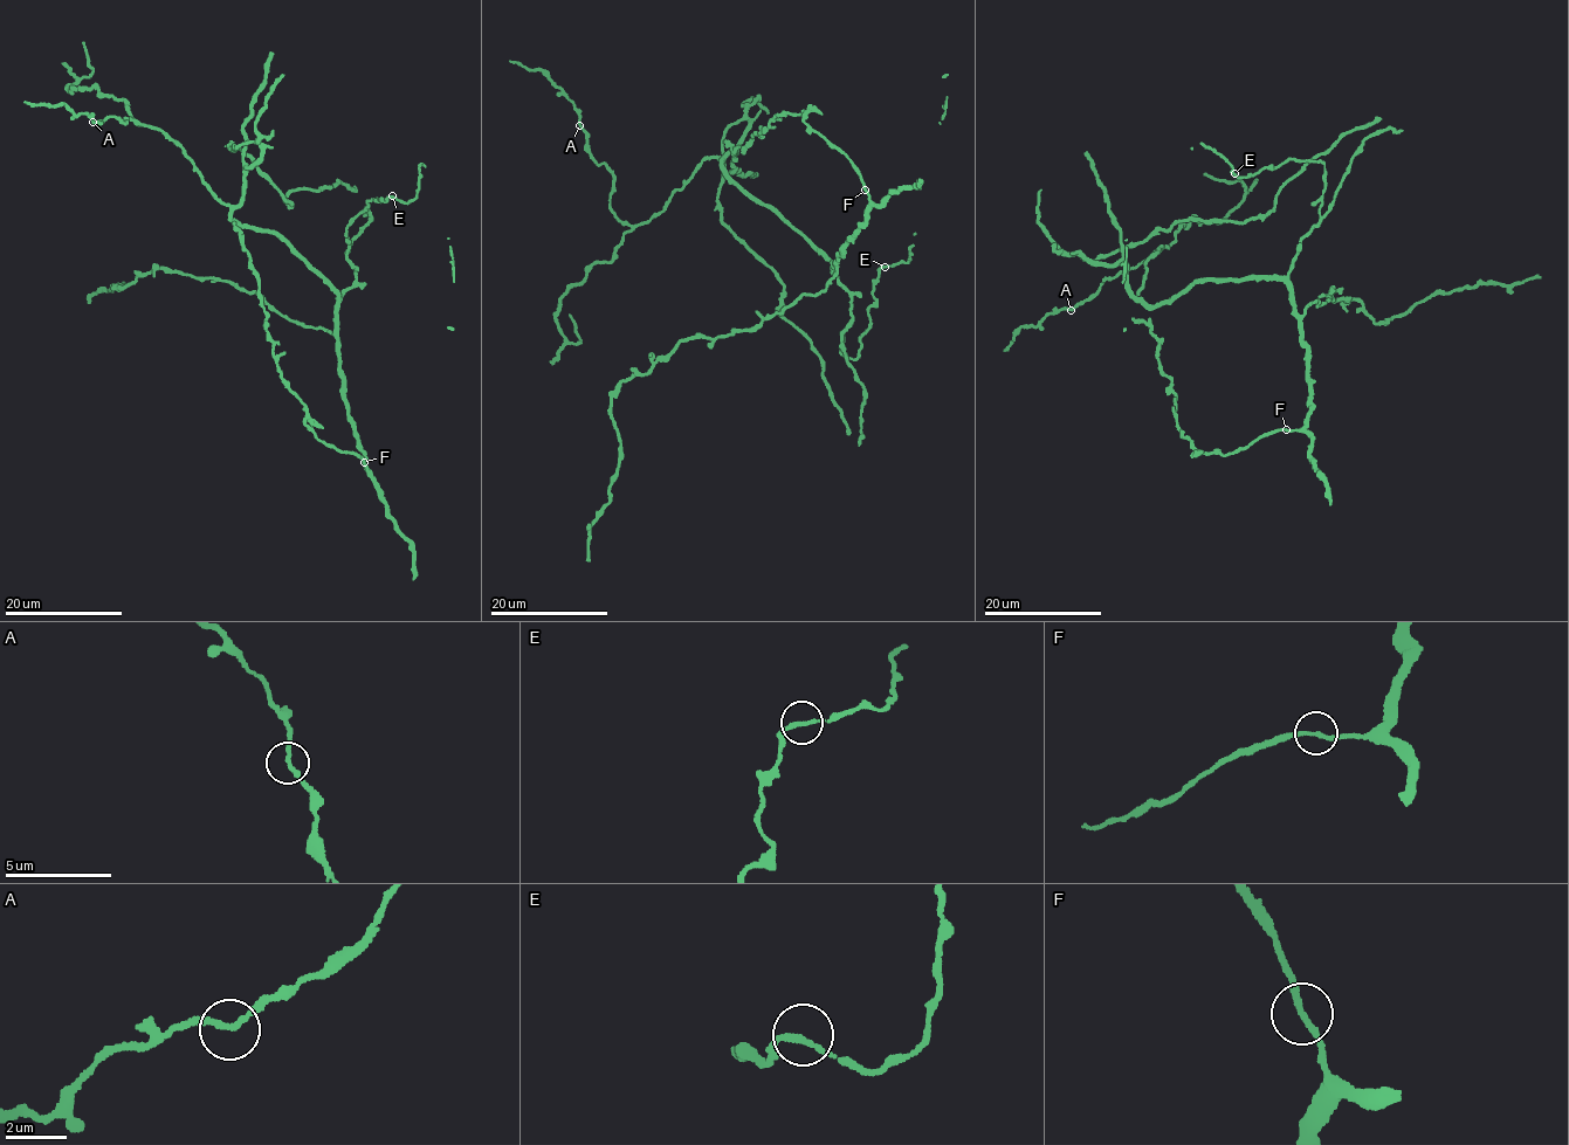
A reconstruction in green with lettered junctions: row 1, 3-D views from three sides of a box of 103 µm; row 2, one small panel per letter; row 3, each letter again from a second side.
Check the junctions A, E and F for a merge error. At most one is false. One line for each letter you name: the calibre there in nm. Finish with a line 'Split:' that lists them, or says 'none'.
Split: none

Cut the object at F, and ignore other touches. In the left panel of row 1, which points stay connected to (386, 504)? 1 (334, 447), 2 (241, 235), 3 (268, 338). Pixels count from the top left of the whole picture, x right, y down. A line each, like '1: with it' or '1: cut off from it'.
1: cut off from it
2: cut off from it
3: cut off from it

